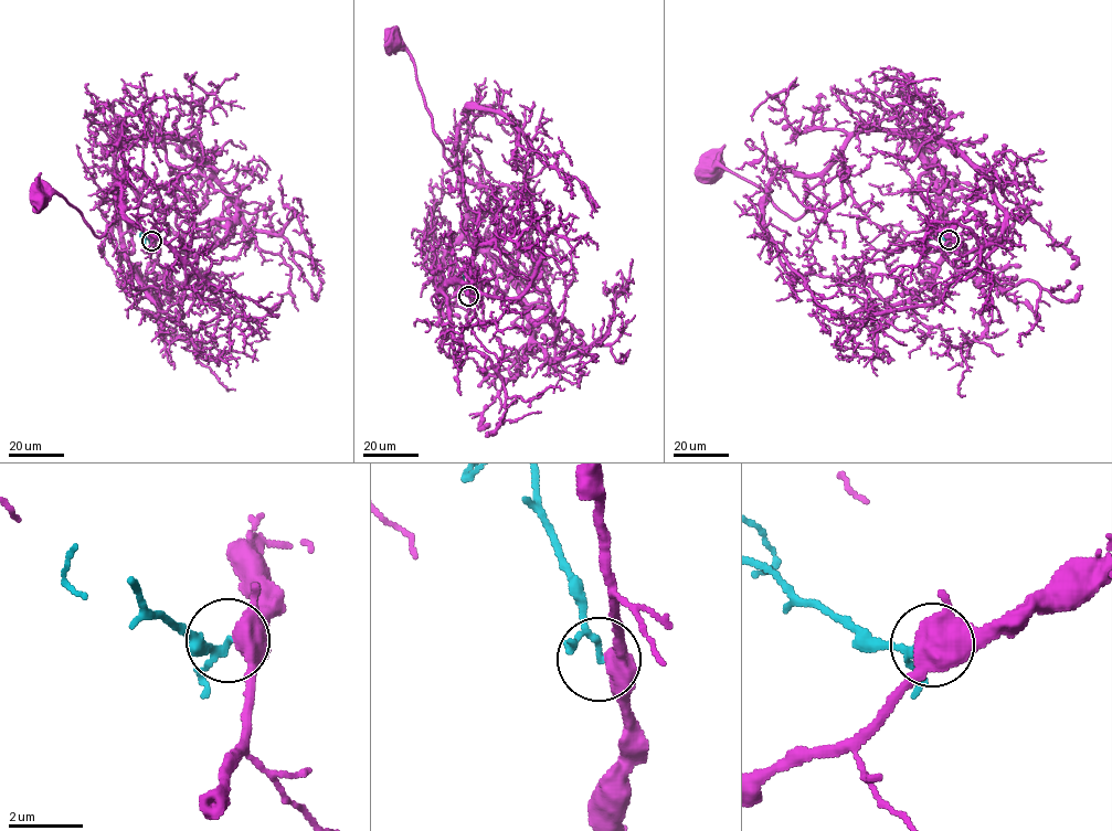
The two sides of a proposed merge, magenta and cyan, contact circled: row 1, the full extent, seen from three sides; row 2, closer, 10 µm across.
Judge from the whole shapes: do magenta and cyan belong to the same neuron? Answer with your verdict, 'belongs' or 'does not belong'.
does not belong

